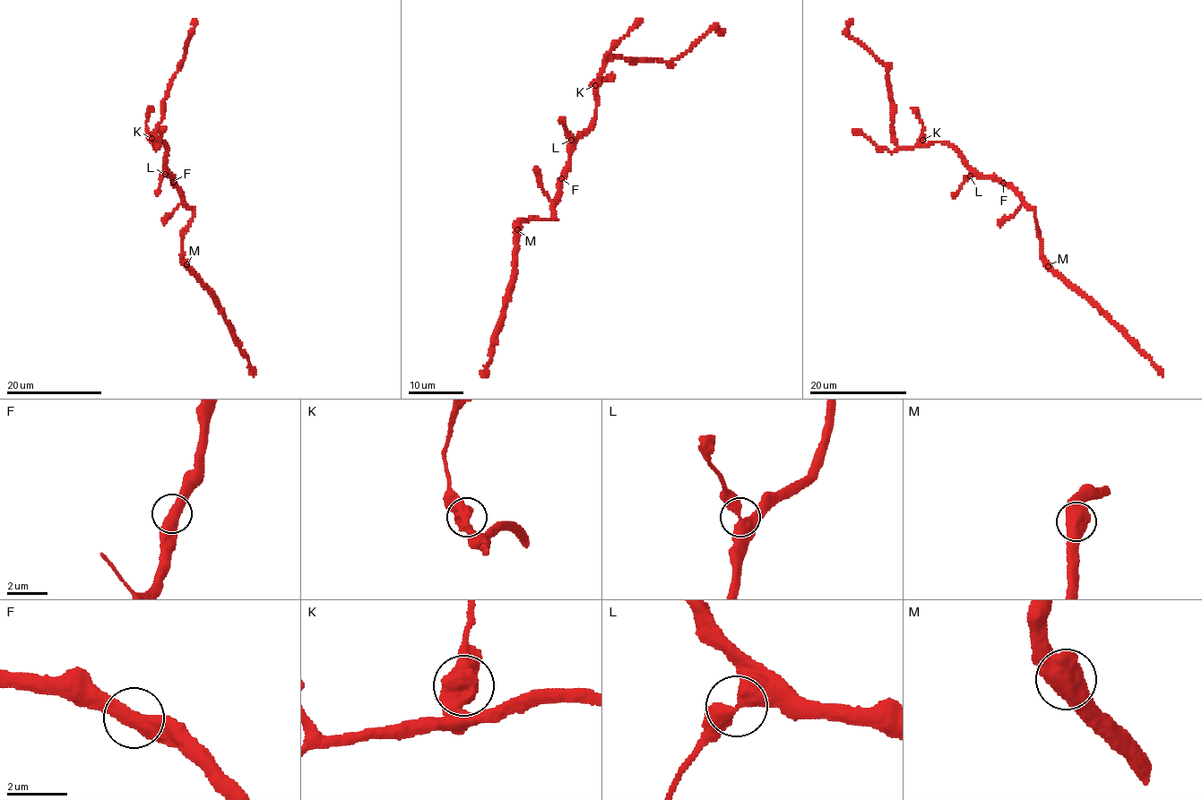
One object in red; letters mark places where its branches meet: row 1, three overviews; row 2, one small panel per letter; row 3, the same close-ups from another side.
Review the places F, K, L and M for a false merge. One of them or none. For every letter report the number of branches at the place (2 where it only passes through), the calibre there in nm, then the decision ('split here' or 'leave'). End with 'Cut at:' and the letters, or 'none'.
F: 2 | 460 nm | leave
K: 2 | 600 nm | leave
L: 2 | 480 nm | leave
M: 2 | 750 nm | leave
Cut at: none

